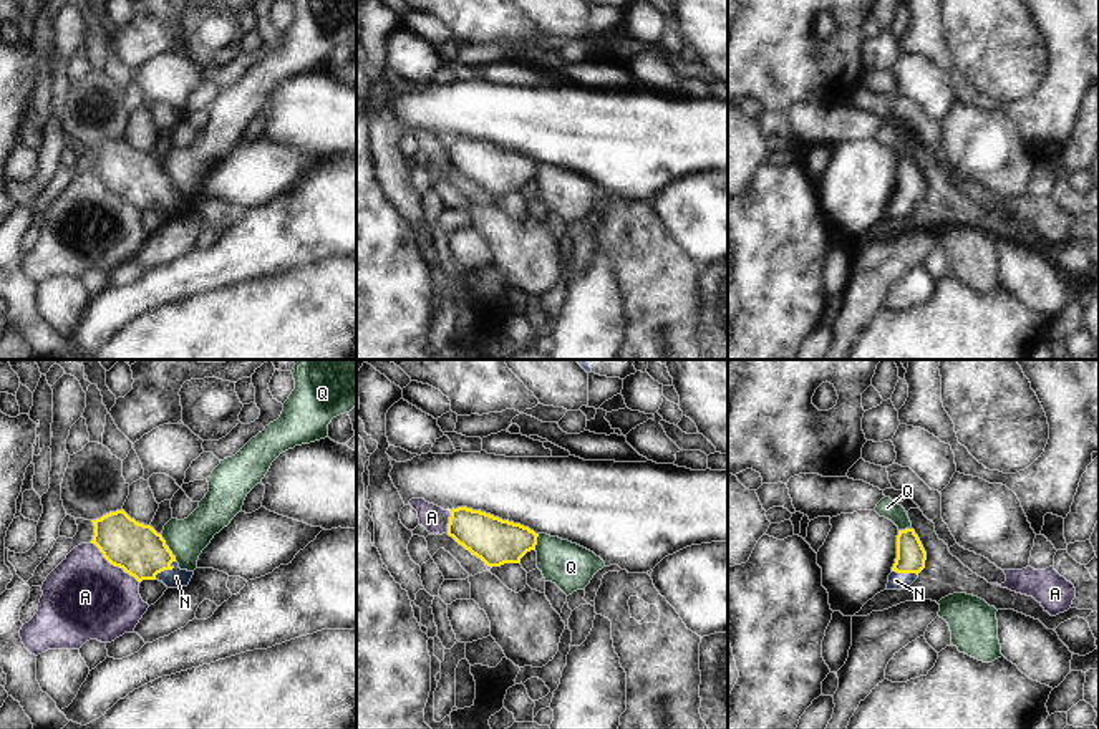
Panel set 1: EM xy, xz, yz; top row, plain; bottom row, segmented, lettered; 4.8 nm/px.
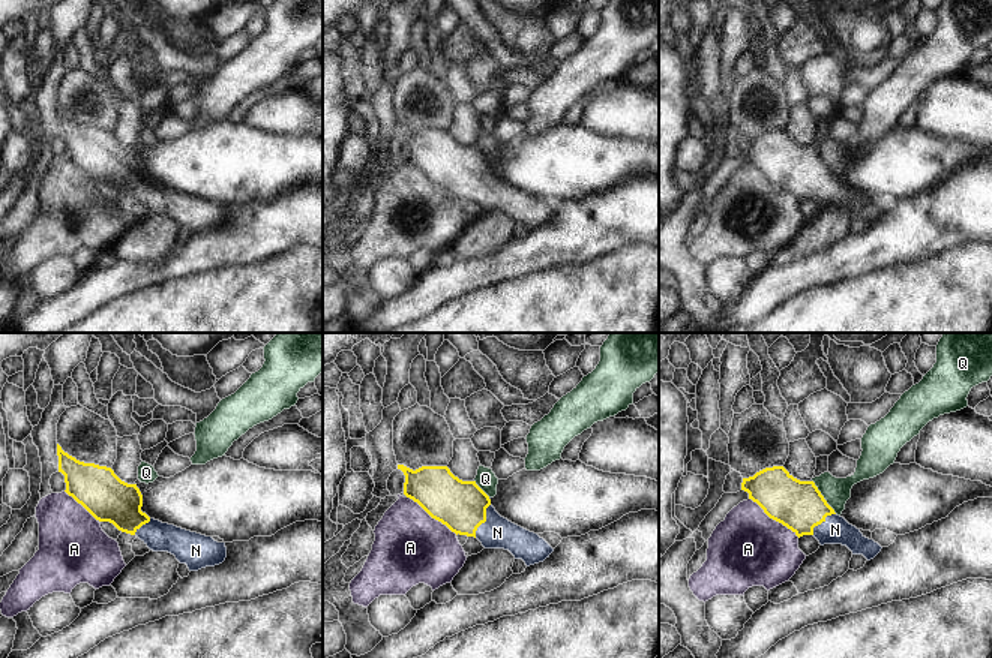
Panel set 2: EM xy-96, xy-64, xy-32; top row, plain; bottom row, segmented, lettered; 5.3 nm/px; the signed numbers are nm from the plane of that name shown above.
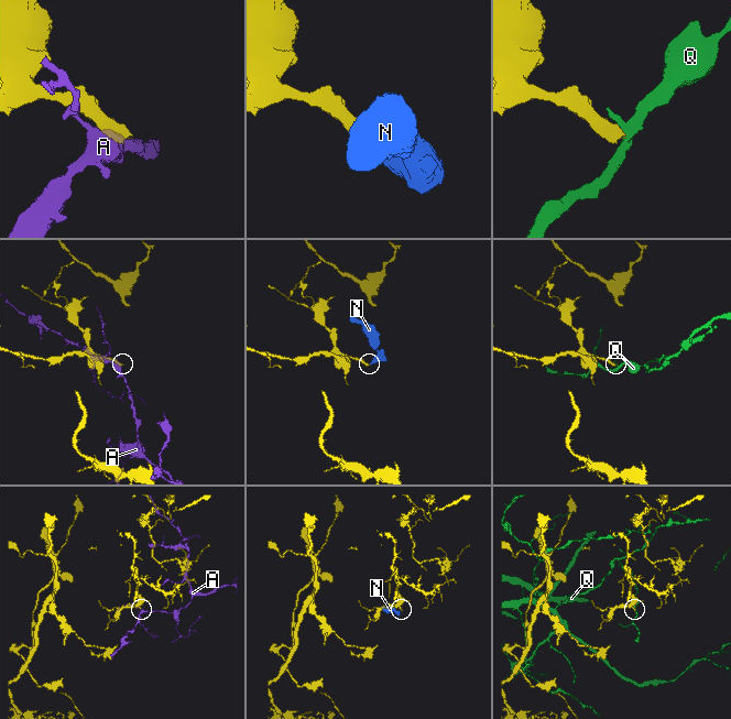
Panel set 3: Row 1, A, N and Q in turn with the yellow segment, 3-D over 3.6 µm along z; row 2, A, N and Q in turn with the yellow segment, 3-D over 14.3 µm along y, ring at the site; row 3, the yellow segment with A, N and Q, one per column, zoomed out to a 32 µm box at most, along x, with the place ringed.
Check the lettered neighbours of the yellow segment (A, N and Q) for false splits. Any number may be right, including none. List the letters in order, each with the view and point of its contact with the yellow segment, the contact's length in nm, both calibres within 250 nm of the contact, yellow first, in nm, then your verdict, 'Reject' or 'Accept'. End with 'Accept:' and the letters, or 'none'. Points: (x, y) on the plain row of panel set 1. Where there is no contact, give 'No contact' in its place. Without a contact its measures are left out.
A: Touches yellow at xy (115, 194). Shared border 300 nm. Thickness 240 nm (yellow) against 400 nm. Reject
N: Touches yellow at xy (164, 197). Shared border 140 nm. Thickness 240 nm (yellow) against 90 nm. Accept
Q: Touches yellow at xy (168, 178). Shared border 150 nm. Thickness 240 nm (yellow) against 190 nm. Reject
Accept: N.

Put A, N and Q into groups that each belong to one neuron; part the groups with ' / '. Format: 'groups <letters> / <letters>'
groups A / N / Q

